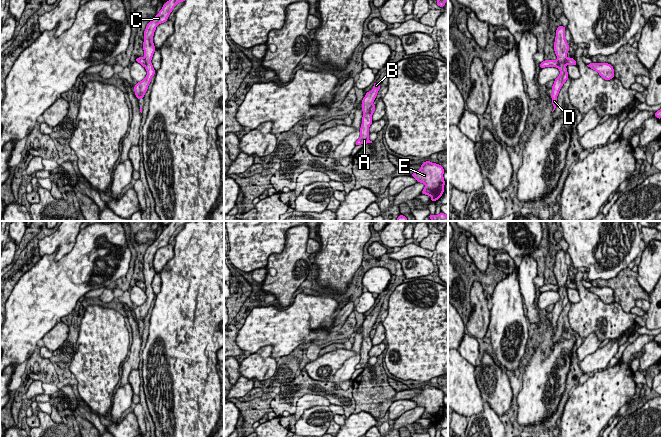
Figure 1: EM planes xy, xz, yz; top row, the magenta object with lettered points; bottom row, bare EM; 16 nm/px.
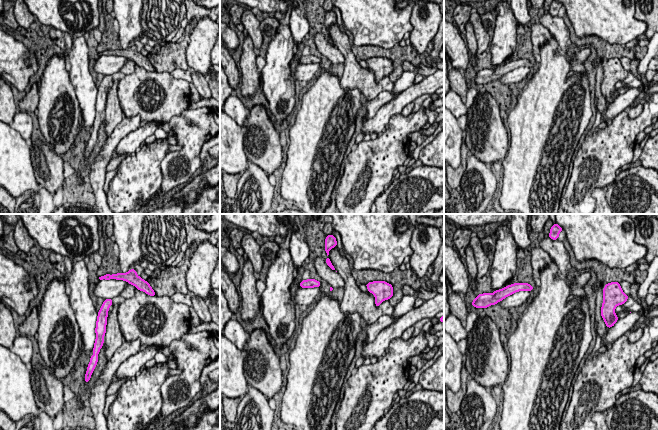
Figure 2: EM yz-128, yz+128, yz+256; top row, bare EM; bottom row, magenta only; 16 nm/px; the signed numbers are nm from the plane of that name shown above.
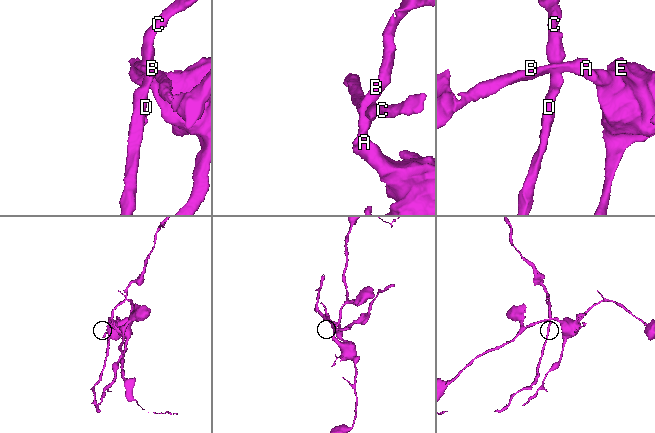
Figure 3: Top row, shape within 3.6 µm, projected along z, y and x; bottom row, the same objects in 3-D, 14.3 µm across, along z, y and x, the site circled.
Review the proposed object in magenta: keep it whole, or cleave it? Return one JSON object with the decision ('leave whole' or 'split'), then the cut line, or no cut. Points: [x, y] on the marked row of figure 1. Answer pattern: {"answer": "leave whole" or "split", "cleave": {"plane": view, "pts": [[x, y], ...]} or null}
{"answer": "split", "cleave": {"plane": "xy", "pts": [[143, 58], [145, 66]]}}

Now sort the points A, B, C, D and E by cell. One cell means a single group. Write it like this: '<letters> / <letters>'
A B E / C D

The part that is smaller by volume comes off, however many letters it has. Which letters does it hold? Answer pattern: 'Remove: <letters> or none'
Remove: C, D

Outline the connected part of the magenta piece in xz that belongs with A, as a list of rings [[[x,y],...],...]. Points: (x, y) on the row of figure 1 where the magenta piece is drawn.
[[[374,82],[373,90],[368,91],[365,94],[365,97],[362,100],[362,111],[363,111],[363,117],[362,117],[362,124],[360,128],[360,137],[356,141],[355,146],[361,145],[361,144],[367,144],[372,143],[368,139],[369,137],[369,127],[372,124],[372,118],[370,114],[370,108],[373,105],[373,101],[375,100],[377,93],[379,92],[381,84],[378,84],[377,82]]]

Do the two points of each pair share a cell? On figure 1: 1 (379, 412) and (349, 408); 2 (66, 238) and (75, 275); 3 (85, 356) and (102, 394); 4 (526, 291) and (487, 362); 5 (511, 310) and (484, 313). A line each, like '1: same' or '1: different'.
1: different
2: different
3: same
4: different
5: different

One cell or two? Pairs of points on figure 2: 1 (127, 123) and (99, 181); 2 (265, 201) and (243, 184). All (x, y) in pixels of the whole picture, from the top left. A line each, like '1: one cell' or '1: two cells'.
1: one cell
2: one cell

